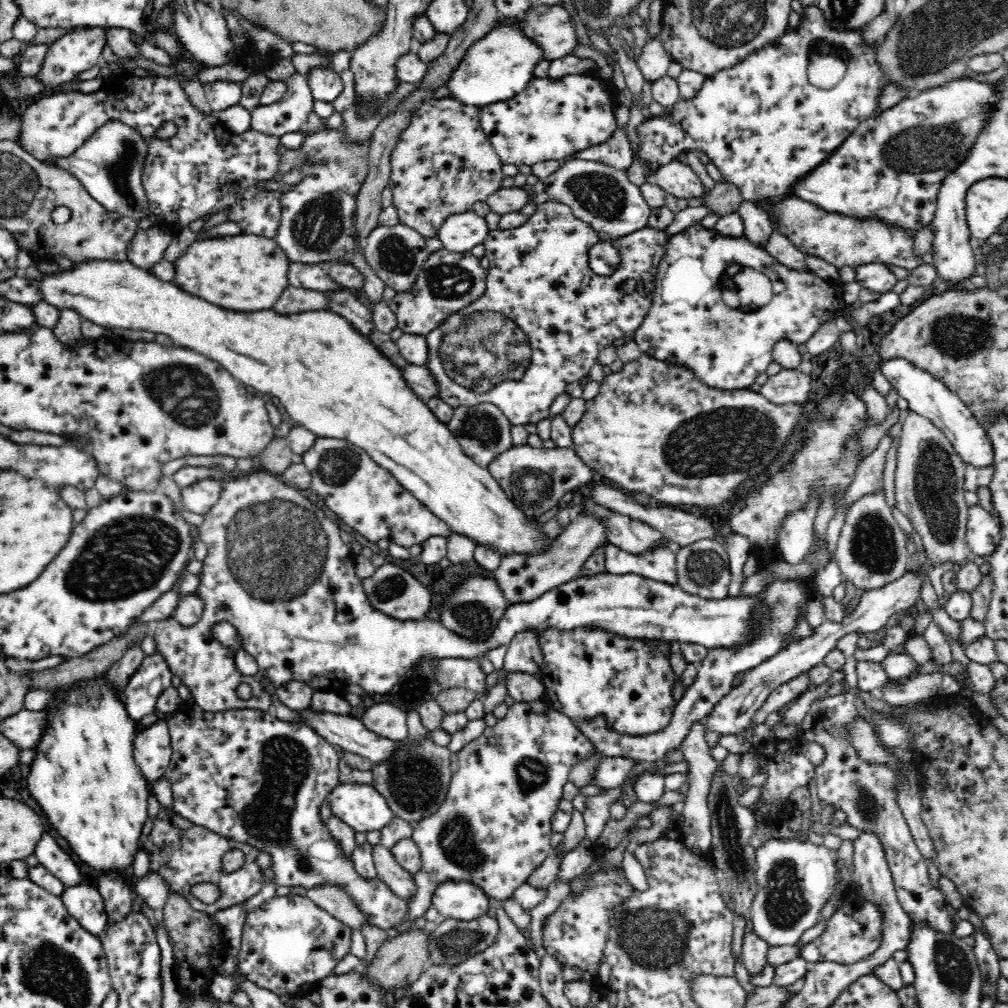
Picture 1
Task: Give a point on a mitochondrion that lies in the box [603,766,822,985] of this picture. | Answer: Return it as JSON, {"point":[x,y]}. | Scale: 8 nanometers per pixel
{"point":[655,938]}

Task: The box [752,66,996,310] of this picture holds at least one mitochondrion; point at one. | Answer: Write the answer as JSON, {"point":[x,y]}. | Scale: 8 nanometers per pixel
{"point":[949,130]}

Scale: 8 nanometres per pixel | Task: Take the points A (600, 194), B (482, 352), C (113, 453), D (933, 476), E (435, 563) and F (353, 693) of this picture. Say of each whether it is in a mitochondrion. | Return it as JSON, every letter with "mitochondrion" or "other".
{"A":"mitochondrion","B":"mitochondrion","C":"other","D":"mitochondrion","E":"other","F":"other"}

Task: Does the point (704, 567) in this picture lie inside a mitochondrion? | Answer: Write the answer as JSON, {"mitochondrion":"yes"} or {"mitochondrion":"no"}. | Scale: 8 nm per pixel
{"mitochondrion":"yes"}

